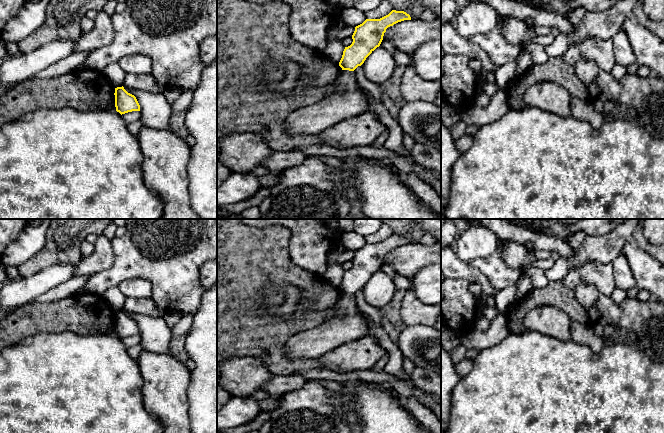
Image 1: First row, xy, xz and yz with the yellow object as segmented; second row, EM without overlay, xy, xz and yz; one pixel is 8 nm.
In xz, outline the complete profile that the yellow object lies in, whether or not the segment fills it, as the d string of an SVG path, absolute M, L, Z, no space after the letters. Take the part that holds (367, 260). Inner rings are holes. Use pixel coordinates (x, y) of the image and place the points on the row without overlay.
M392 234L380 243L366 243L356 250L352 259L353 266L345 271L339 286L342 294L354 295L361 290L366 282L380 270L386 253L404 244L411 244L410 239L404 235Z

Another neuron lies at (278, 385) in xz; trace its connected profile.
M298 374L278 375L265 383L260 390L268 394L270 398L278 399L283 394L303 388L307 380Z

